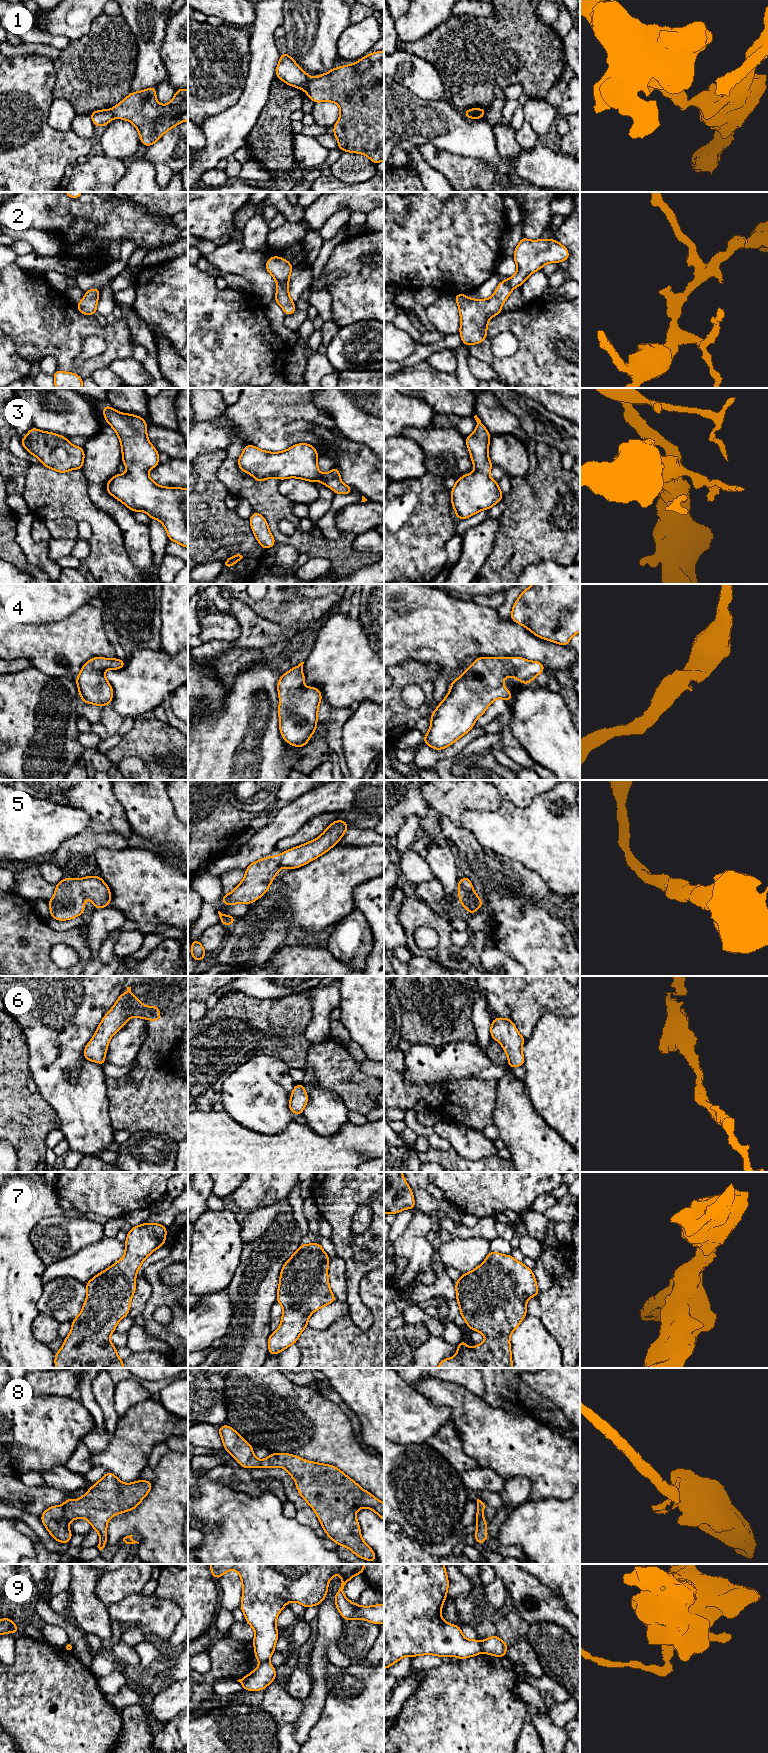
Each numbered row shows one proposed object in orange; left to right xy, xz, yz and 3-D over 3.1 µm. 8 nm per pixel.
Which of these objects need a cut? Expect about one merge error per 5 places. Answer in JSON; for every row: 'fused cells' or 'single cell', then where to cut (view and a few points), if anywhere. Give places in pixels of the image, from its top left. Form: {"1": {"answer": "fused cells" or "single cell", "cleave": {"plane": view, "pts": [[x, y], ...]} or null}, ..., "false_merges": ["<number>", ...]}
{"1": {"answer": "fused cells", "cleave": {"plane": "xz", "pts": [[310, 78], [305, 90]]}}, "2": {"answer": "single cell", "cleave": null}, "3": {"answer": "single cell", "cleave": null}, "4": {"answer": "single cell", "cleave": null}, "5": {"answer": "single cell", "cleave": null}, "6": {"answer": "single cell", "cleave": null}, "7": {"answer": "single cell", "cleave": null}, "8": {"answer": "fused cells", "cleave": {"plane": "xy", "pts": [[62, 1506], [65, 1515], [70, 1520]]}}, "9": {"answer": "fused cells", "cleave": {"plane": "yz", "pts": [[480, 1642], [483, 1651]]}}, "false_merges": ["1", "8", "9"]}

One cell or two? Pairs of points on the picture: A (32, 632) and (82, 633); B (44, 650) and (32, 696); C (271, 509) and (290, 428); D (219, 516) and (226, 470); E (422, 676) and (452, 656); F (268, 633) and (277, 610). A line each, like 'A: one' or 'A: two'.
A: one
B: two
C: two
D: two
E: two
F: two

